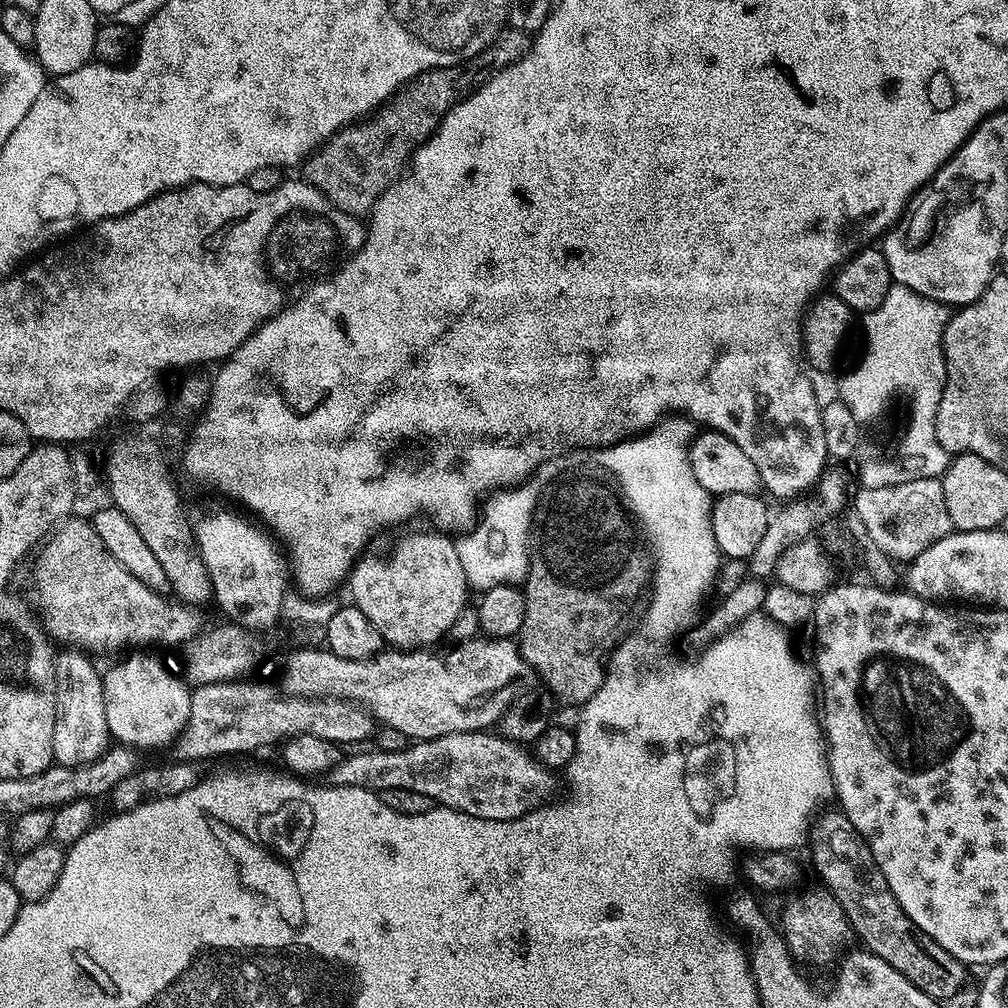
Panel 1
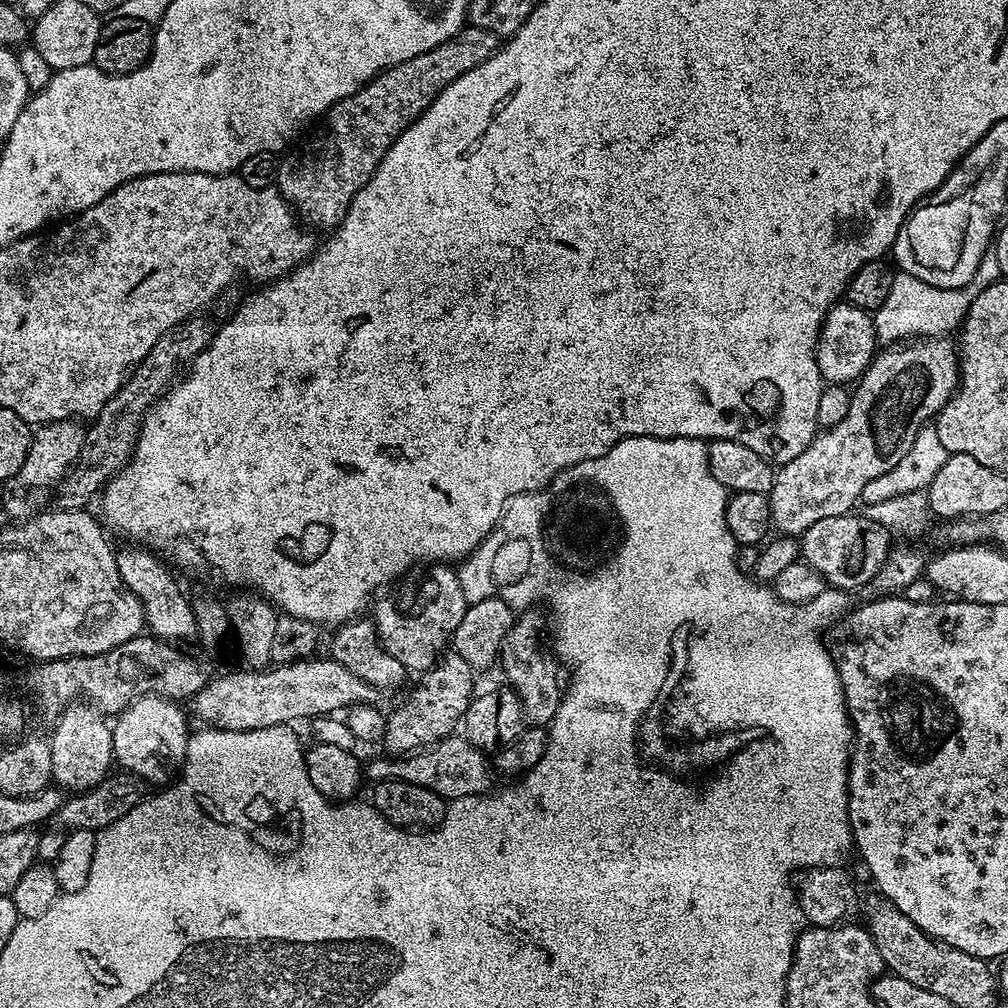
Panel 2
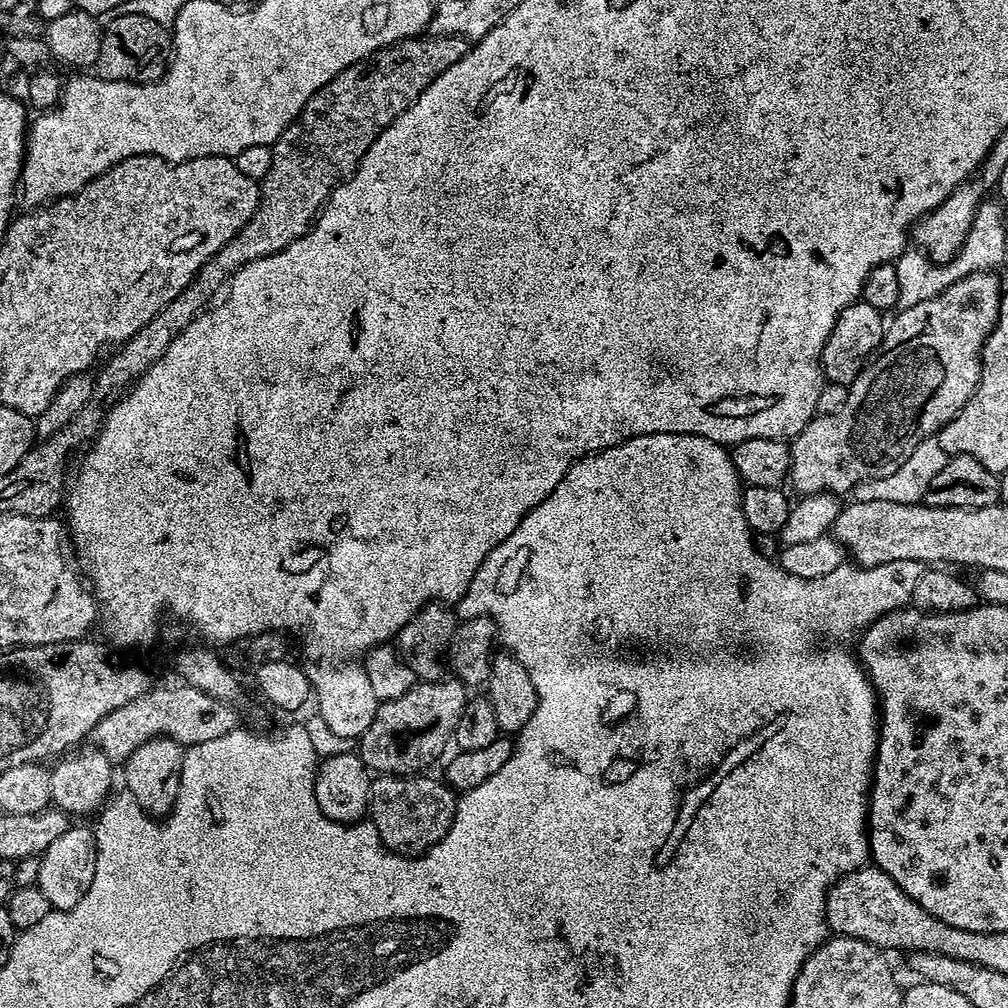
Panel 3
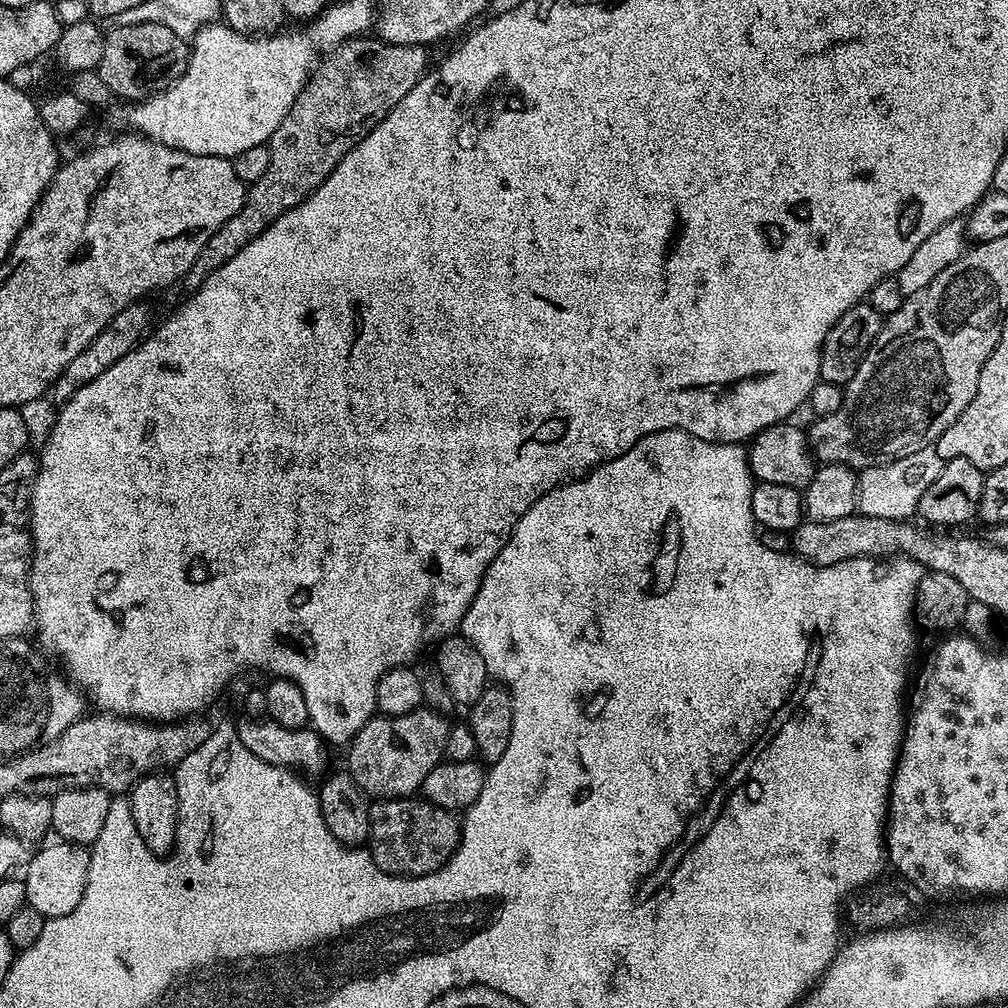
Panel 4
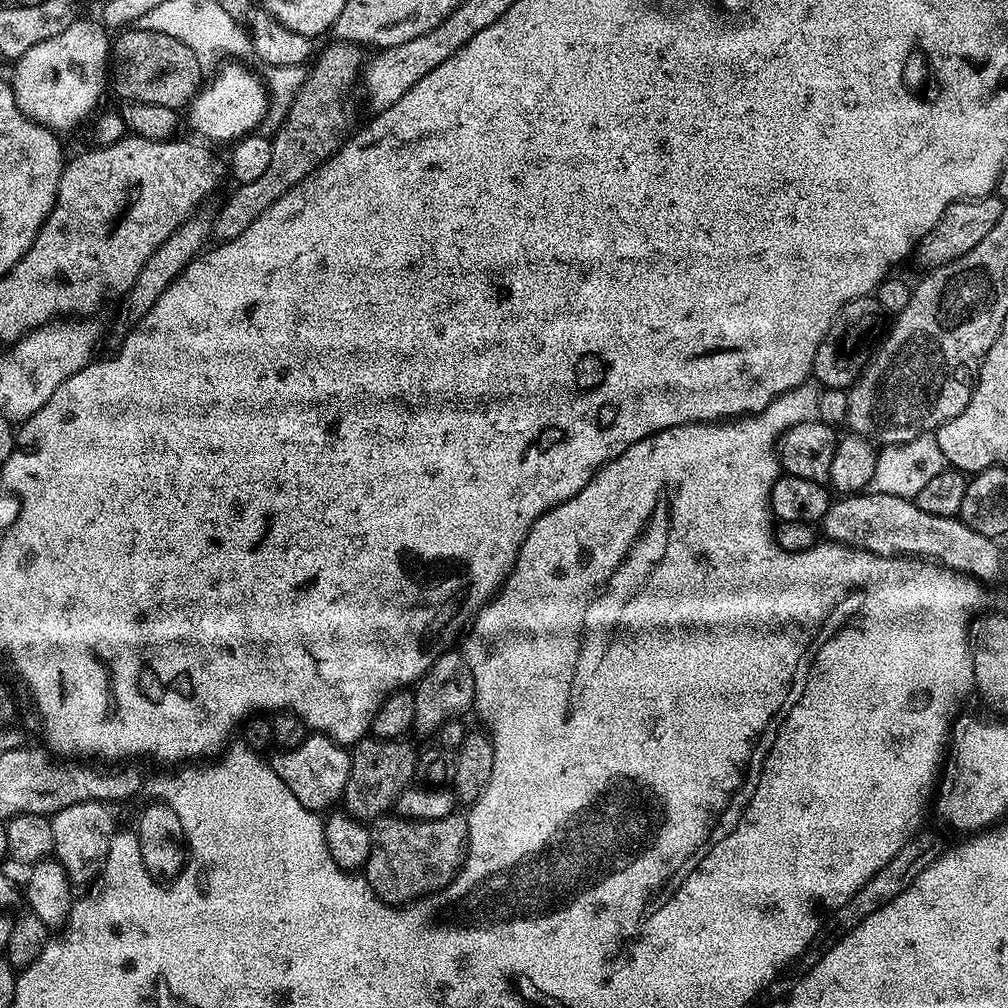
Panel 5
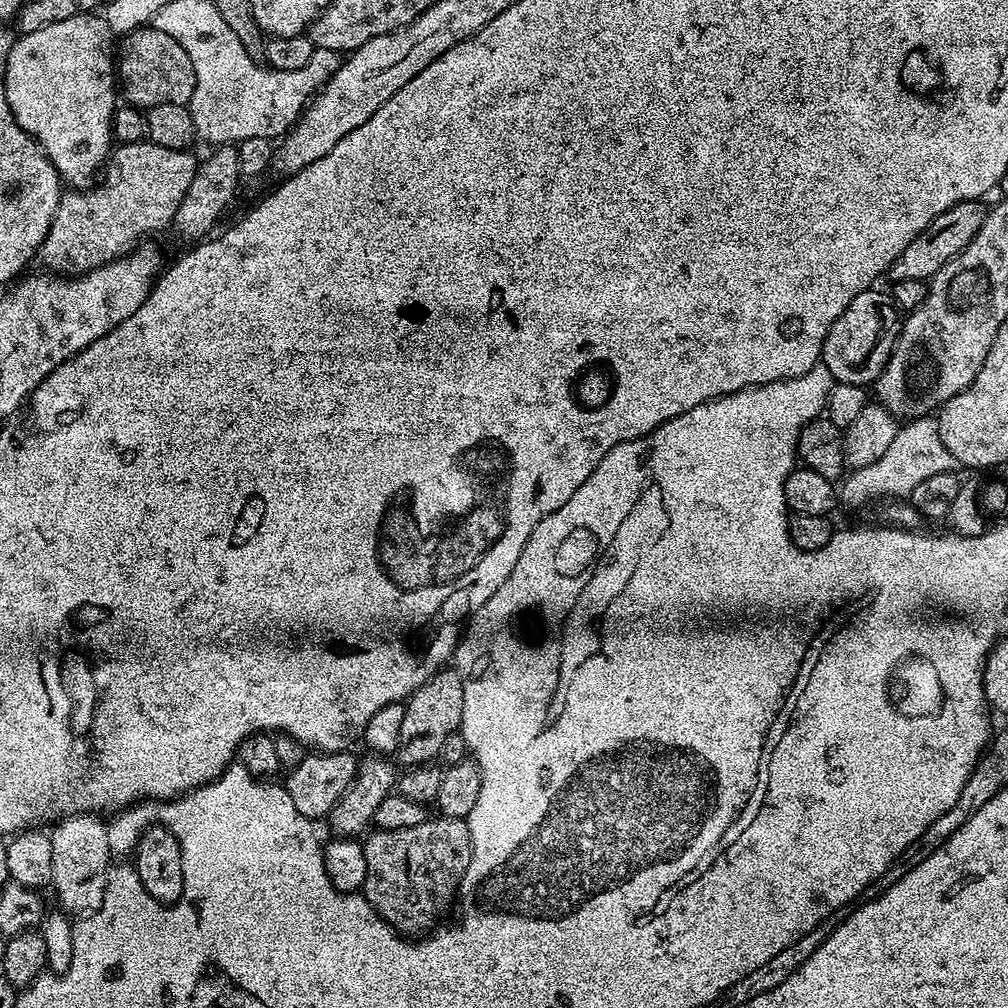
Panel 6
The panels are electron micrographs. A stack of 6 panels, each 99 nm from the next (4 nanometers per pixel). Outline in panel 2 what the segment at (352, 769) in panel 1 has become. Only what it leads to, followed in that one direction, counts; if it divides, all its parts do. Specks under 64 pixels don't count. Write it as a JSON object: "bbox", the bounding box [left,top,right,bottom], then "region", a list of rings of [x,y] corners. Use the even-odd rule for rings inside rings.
{"bbox":[366,734,492,800],"region":[[[453,734],[436,744],[430,744],[403,758],[385,758],[386,760],[367,761],[366,776],[372,782],[381,780],[401,780],[411,784],[424,786],[434,790],[445,800],[453,800],[458,797],[483,795],[490,789],[490,774],[492,768],[485,753],[465,739],[463,735]]]}

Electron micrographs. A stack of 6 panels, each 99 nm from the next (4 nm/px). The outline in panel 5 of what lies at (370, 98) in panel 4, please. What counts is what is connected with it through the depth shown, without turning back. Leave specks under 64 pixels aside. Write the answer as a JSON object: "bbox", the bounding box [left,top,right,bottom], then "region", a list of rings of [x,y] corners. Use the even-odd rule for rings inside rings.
{"bbox":[210,40,366,242],"region":[[[336,40],[321,52],[319,49],[318,55],[307,69],[298,94],[288,107],[286,118],[280,127],[271,133],[270,166],[254,182],[236,184],[228,196],[228,201],[217,210],[216,217],[210,220],[210,232],[213,237],[217,236],[217,241],[225,242],[238,238],[238,234],[242,234],[242,230],[246,230],[246,226],[250,226],[250,222],[254,222],[258,214],[262,214],[262,210],[278,202],[282,194],[298,186],[298,182],[312,175],[318,166],[325,164],[344,146],[344,141],[354,131],[352,95],[356,92],[356,83],[359,80],[361,83],[362,73],[366,68],[364,52],[361,45],[345,40]]]}

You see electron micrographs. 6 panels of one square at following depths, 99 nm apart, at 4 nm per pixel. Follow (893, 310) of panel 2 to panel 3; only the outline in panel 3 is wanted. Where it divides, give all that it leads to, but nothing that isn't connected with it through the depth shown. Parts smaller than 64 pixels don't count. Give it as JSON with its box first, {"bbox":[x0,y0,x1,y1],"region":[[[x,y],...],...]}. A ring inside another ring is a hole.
{"bbox":[894,199,1004,308],"region":[[[991,199],[981,200],[972,228],[964,237],[962,247],[958,254],[953,255],[947,262],[933,262],[920,250],[915,250],[916,252],[906,250],[896,259],[894,263],[898,270],[900,308],[918,306],[918,302],[926,302],[930,298],[942,294],[942,290],[946,290],[951,284],[966,278],[972,272],[983,272],[997,267],[995,264],[1004,256],[1004,220],[1000,217],[999,206],[1001,207],[1001,205],[995,199],[992,199],[993,201]]]}

